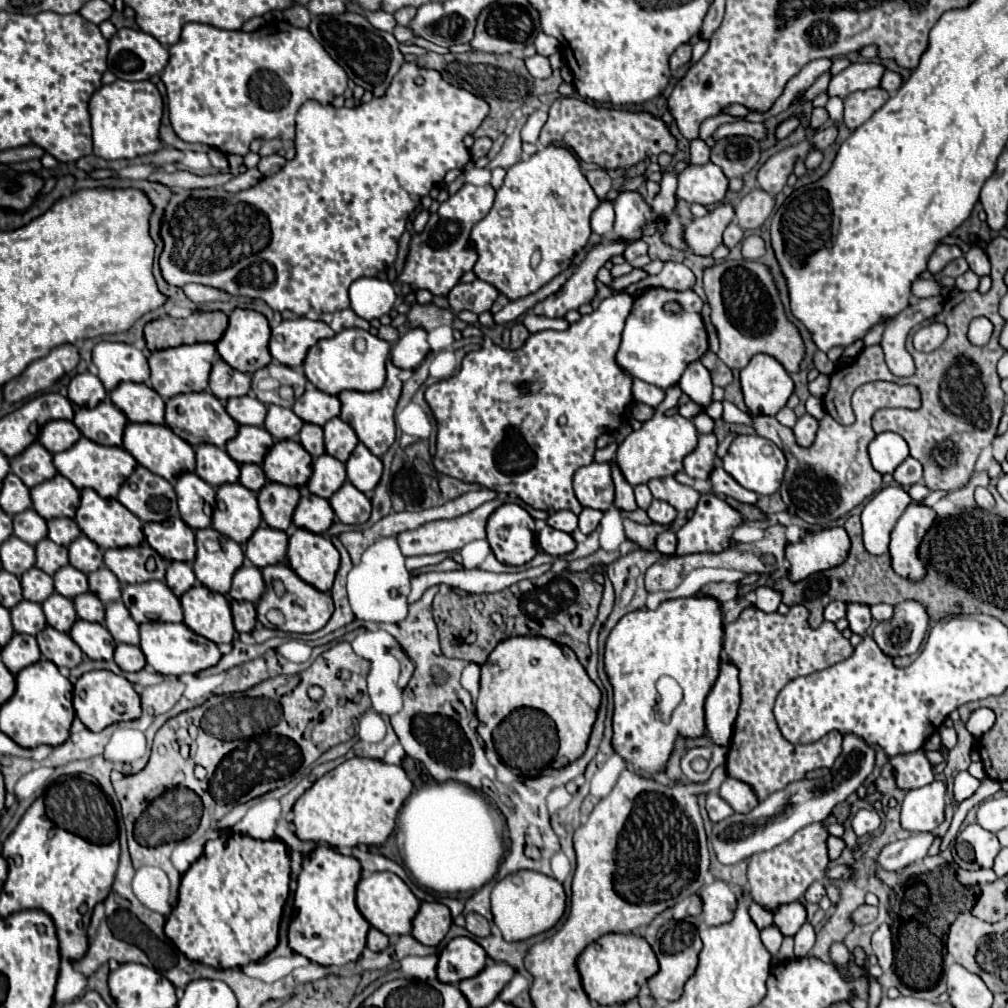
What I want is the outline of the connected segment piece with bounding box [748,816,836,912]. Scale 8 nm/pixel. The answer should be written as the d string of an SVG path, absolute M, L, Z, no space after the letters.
M830 816L824 822L804 826L800 832L796 832L790 840L782 842L780 846L750 856L748 890L756 904L760 904L768 912L774 912L774 910L778 910L778 906L782 906L786 902L798 902L812 882L824 878L824 870L828 868L828 862L830 862L828 854L826 854L828 832L824 826L830 822L836 822L836 818Z

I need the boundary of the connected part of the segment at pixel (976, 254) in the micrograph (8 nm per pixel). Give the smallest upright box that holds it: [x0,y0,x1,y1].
[964,246,990,276]

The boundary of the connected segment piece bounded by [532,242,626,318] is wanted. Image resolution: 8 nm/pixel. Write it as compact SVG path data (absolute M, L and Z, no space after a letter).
M600 242L594 246L586 260L576 268L576 272L570 276L570 280L552 296L538 302L532 312L546 318L564 318L566 312L578 310L580 306L594 300L598 288L596 288L596 274L598 270L610 260L610 256L622 254L624 244L620 242Z

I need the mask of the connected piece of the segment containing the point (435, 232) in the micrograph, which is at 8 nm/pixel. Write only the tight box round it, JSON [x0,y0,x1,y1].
[398,184,496,296]

